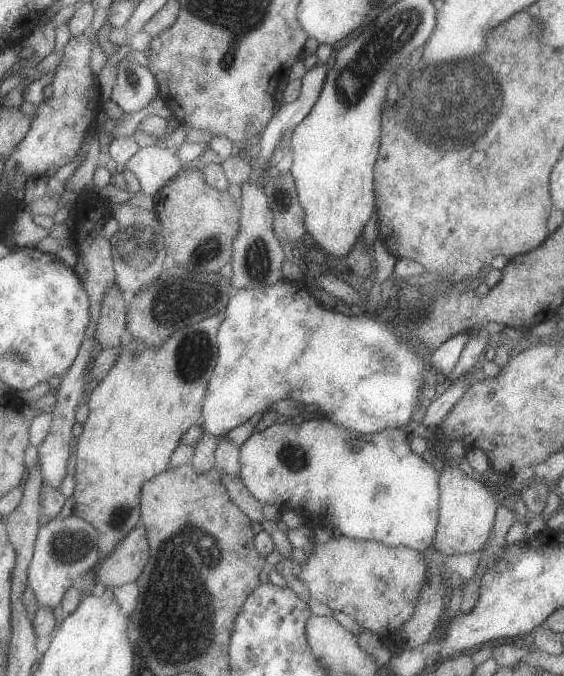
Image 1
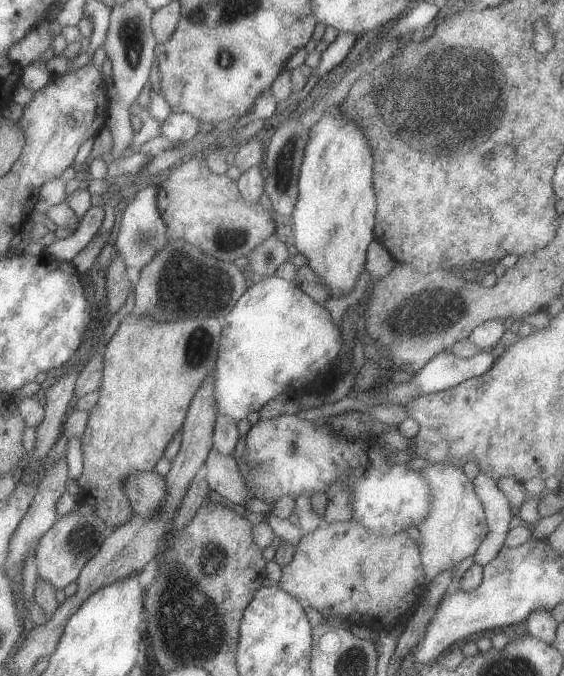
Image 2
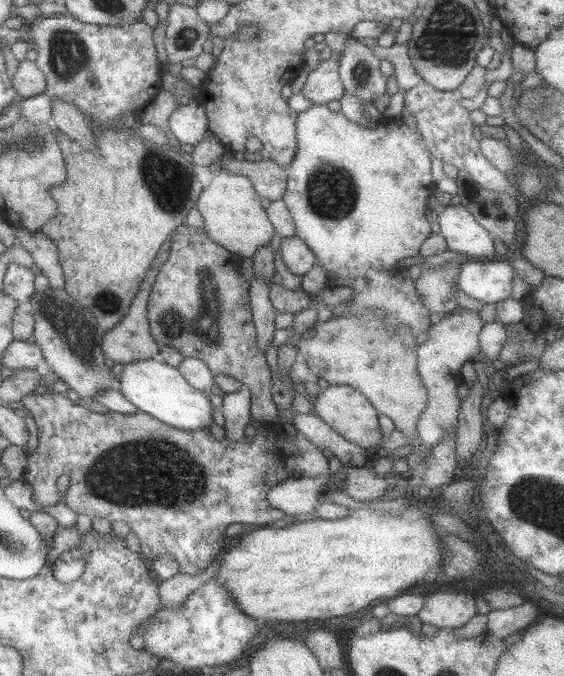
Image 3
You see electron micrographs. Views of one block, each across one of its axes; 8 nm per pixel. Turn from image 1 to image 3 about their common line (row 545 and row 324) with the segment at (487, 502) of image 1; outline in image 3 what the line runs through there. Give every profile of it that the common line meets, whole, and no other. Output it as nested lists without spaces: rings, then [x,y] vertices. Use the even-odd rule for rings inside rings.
[[[459,309],[452,312],[429,330],[427,340],[418,345],[418,373],[428,392],[428,404],[425,413],[421,416],[417,425],[418,432],[422,432],[422,441],[426,444],[437,446],[440,440],[451,435],[457,435],[458,416],[461,399],[458,397],[460,375],[462,366],[476,357],[480,351],[478,334],[485,322],[480,319],[479,311]]]

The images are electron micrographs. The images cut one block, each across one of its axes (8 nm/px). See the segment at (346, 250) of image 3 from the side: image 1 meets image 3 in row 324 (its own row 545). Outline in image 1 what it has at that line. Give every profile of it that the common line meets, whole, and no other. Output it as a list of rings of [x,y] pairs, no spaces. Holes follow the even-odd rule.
[[[330,418],[307,419],[302,424],[294,424],[285,420],[276,422],[265,431],[256,432],[254,436],[244,444],[243,453],[241,456],[242,472],[241,475],[249,486],[249,489],[264,503],[276,503],[280,506],[283,512],[289,508],[293,508],[304,515],[307,520],[317,517],[319,514],[326,515],[327,519],[331,521],[334,528],[340,527],[342,534],[356,538],[363,541],[376,541],[384,543],[389,547],[407,546],[414,550],[421,550],[424,552],[433,544],[433,538],[437,534],[437,524],[439,521],[439,472],[434,469],[432,463],[423,460],[421,456],[413,450],[412,443],[410,442],[409,435],[406,434],[402,428],[388,429],[380,432],[375,432],[372,436],[368,436],[368,446],[361,447],[359,450],[350,450],[348,444],[350,440],[358,436],[356,432],[352,432],[350,428],[338,426],[336,422],[332,422]]]

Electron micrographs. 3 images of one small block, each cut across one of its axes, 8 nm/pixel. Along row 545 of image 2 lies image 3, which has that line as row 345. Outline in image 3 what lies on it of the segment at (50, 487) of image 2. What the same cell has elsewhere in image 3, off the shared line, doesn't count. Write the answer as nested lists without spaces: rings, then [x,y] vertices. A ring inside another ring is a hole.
[[[15,340],[5,355],[5,366],[16,371],[37,369],[47,361],[44,349],[34,340]]]

